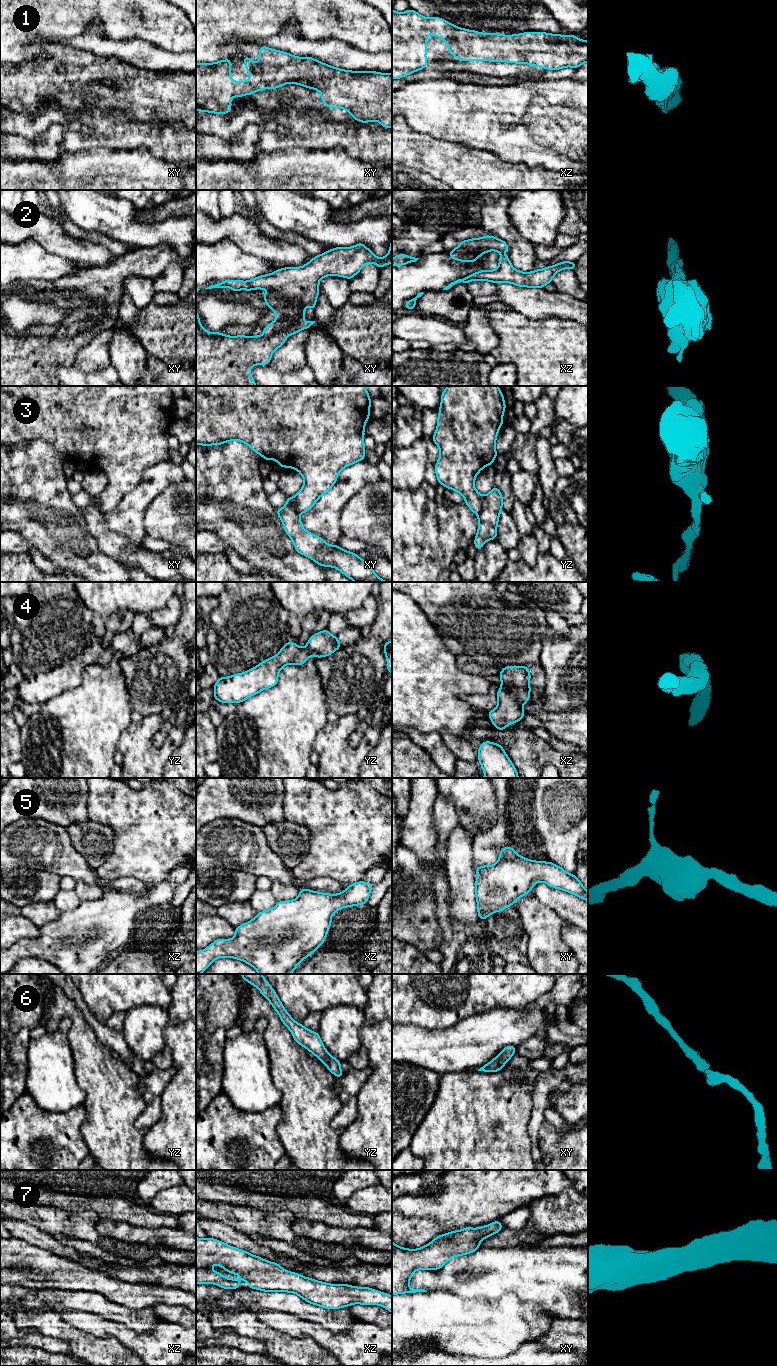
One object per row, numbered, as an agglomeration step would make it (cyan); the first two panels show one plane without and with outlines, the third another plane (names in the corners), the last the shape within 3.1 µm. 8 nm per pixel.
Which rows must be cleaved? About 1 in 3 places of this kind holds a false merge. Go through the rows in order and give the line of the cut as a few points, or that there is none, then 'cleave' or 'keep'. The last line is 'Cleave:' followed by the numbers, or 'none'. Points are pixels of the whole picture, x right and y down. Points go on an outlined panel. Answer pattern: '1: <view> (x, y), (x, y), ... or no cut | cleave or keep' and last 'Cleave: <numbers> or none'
1: no cut | keep
2: no cut | keep
3: yz (484, 496), (483, 507), (478, 515) | cleave
4: no cut | keep
5: no cut | keep
6: no cut | keep
7: no cut | keep
Cleave: 3

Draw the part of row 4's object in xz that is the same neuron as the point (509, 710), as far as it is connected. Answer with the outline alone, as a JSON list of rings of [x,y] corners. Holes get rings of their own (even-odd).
[[[506,666],[499,674],[501,687],[497,692],[498,705],[494,710],[488,712],[492,724],[500,731],[508,725],[520,721],[526,714],[523,705],[530,699],[530,670],[527,666]]]

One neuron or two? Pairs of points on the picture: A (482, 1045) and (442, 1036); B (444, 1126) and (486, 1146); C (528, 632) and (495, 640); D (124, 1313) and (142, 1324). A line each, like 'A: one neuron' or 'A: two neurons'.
A: one neuron
B: one neuron
C: one neuron
D: one neuron

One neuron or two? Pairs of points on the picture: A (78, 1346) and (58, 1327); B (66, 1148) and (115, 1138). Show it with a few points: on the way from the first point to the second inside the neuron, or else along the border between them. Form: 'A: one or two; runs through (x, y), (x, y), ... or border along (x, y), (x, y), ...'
A: one; runs through (75, 1341), (63, 1330)
B: two; border along (83, 1121), (81, 1135), (90, 1152)

